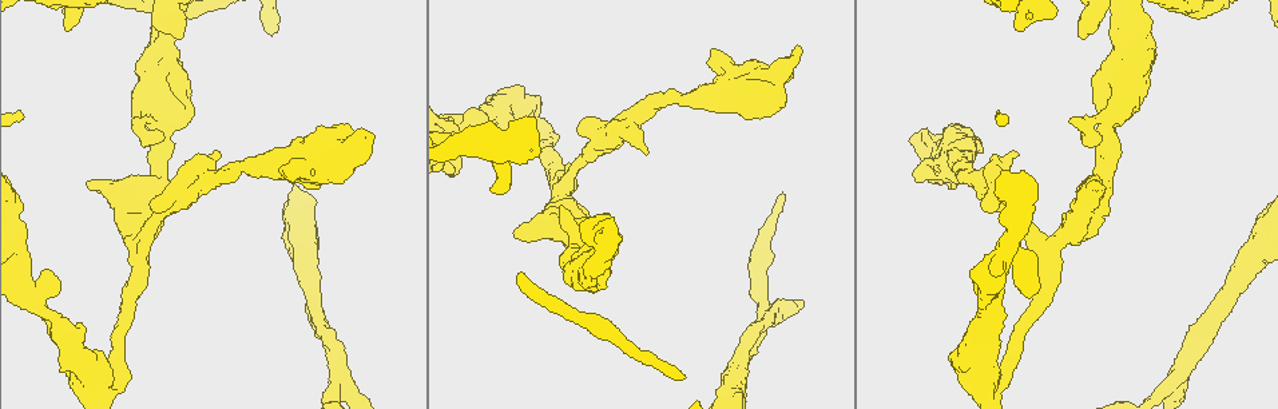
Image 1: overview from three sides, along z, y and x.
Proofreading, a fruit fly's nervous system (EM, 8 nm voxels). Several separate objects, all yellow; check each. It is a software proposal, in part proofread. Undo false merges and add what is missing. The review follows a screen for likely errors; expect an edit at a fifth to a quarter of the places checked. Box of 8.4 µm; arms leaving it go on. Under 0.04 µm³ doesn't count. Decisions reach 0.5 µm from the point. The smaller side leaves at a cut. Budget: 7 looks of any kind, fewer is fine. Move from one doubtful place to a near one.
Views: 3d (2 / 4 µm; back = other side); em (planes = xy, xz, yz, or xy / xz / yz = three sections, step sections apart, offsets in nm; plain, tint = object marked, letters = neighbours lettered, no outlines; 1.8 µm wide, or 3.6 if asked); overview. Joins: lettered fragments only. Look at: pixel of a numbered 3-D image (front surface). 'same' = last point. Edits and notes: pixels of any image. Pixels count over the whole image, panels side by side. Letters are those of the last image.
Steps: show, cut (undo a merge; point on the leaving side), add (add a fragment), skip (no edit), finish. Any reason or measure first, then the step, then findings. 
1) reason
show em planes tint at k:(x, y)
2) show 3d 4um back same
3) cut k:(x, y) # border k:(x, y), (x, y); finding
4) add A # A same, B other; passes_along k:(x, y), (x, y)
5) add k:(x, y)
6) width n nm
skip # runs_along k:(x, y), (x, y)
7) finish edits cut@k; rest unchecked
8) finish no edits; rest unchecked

sharp bend
show 3d 4um back at 1:(738, 75)

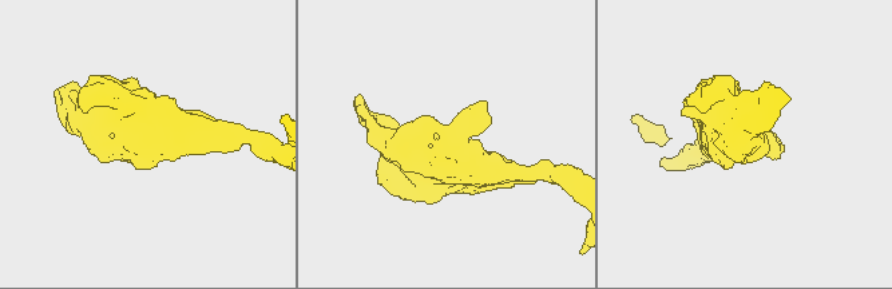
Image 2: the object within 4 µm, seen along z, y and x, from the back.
show em 3.6um planes tint at 2:(450, 141)

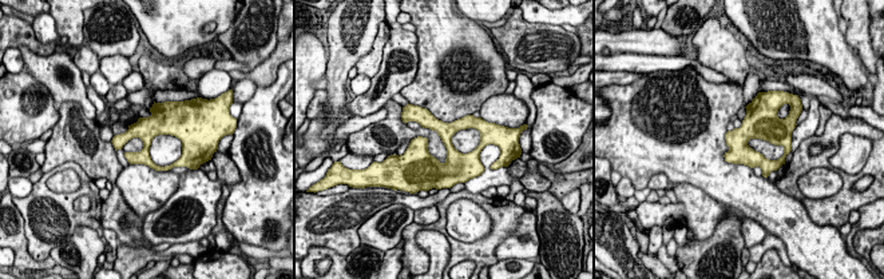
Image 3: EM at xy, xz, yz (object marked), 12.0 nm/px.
what lies round it
show em 3.6um planes letters same

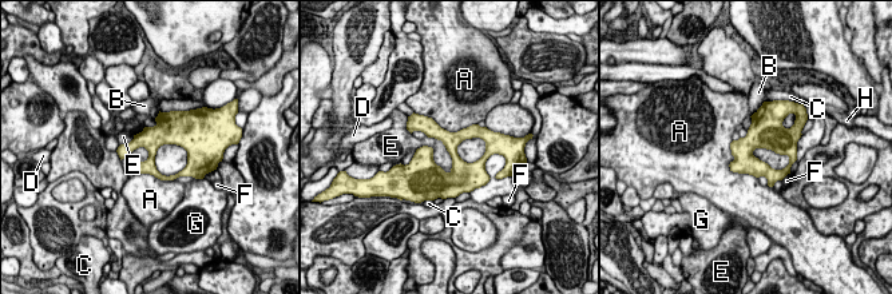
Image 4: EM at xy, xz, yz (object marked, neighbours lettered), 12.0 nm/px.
width 200 nm
skip # A other, B other, C other, D other, E other, F other, G other, H other; runs_along 4:(488, 149), (460, 177), (415, 165); continuous, no second cell

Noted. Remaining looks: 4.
two arms in line, one across
show 3d 4um at 1:(603, 148)

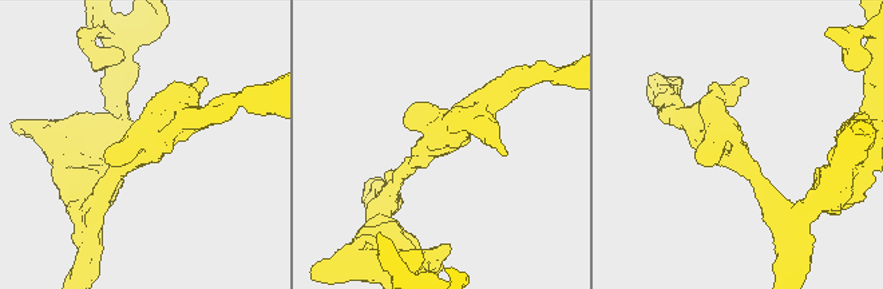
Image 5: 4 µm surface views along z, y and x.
need the tissue
show em xz step 8 tint at 5:(737, 158)

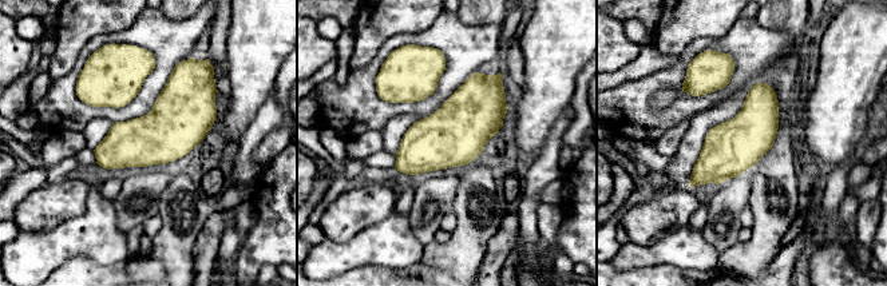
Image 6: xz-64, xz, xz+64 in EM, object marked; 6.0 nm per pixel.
cut it another way
show em planes letters same

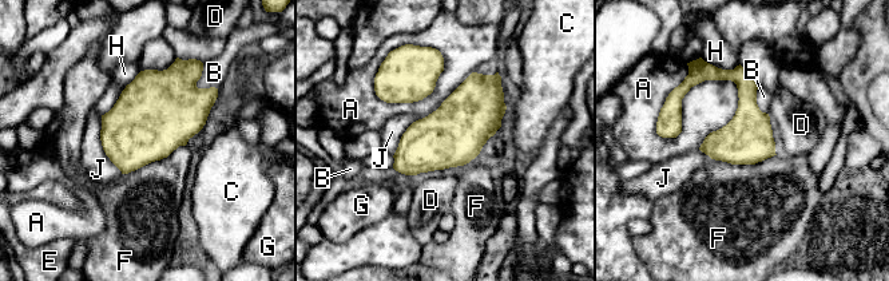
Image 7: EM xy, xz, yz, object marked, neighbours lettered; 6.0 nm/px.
skip # A other, B other, C other, D other, E other, F other, G other, H other, J other; border 7:(777, 154), (754, 163), (711, 159); continuous, no second cell

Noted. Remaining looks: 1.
finish no edits; rest unchecked

